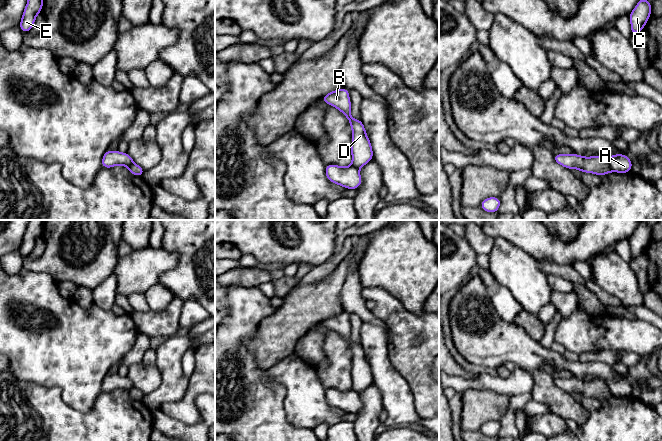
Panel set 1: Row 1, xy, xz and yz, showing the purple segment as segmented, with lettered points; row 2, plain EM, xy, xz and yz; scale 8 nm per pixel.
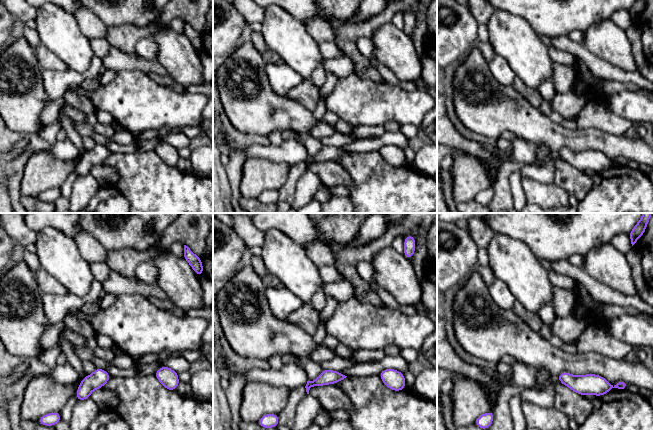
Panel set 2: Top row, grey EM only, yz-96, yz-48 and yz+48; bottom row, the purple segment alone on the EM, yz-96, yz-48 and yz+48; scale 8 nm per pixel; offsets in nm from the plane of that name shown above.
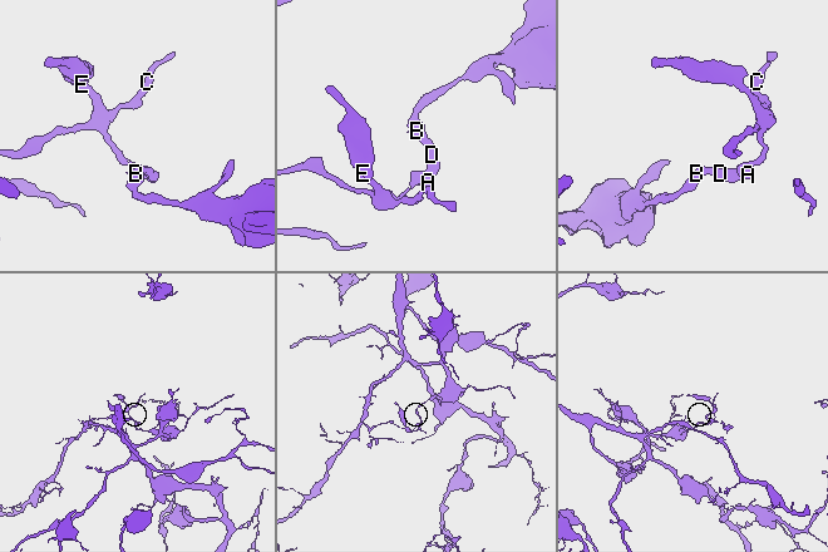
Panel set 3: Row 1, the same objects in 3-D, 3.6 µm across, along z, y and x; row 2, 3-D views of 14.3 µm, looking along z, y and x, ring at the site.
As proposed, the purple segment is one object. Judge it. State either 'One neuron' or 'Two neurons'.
Two neurons

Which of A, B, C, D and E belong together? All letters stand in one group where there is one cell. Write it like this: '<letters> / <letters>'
A C E / B D

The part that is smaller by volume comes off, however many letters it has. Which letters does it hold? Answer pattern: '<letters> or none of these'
A, C, E

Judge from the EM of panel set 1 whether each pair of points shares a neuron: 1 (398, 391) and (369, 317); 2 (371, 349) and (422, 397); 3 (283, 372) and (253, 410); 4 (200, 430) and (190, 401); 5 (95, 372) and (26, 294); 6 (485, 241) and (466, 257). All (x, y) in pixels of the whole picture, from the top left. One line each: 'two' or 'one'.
1: two
2: two
3: two
4: two
5: one
6: two

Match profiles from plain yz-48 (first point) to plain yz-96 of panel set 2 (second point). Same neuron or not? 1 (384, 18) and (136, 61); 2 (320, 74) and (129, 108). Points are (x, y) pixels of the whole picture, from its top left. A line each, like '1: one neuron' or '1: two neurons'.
1: two neurons
2: two neurons

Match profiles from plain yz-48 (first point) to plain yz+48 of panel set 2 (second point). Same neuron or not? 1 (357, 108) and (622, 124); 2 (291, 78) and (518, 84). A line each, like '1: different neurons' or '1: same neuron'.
1: different neurons
2: different neurons

